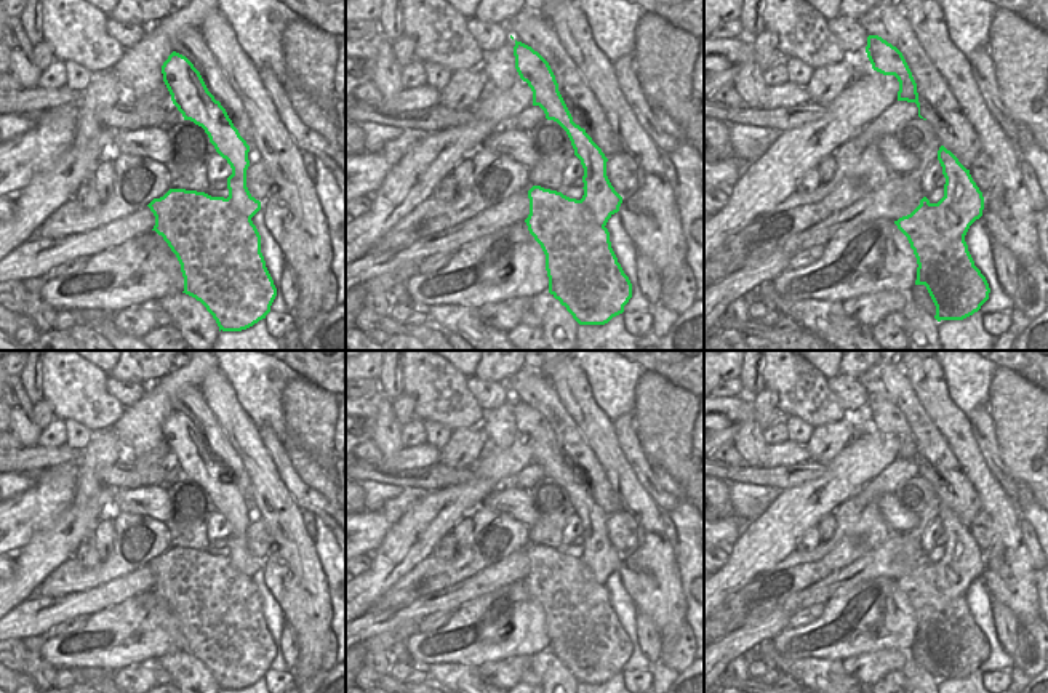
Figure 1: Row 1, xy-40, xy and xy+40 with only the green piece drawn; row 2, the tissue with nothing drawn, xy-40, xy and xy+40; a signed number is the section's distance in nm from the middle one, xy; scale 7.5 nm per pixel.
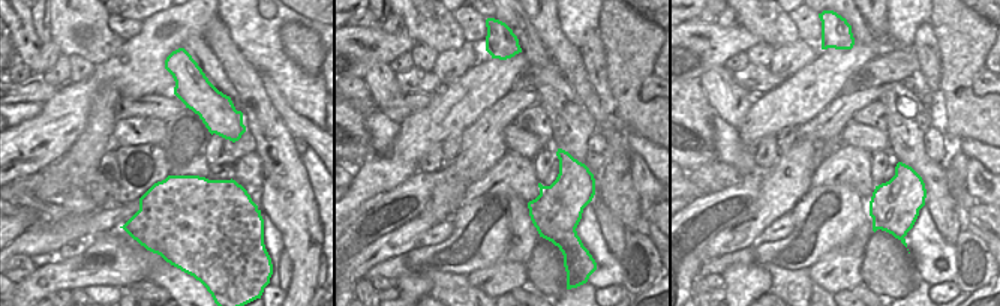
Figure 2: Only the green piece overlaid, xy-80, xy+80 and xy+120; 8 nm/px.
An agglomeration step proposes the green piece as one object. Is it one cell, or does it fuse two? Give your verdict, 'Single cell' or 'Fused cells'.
Fused cells

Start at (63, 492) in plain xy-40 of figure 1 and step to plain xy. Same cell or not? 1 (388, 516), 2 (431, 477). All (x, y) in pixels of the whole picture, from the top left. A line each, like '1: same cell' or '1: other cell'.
1: same cell
2: other cell

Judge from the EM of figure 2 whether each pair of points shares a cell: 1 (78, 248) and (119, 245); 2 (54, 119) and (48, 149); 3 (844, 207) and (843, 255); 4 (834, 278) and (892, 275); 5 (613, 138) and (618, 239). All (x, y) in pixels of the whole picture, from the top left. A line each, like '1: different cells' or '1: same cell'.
1: different cells
2: same cell
3: different cells
4: different cells
5: different cells

